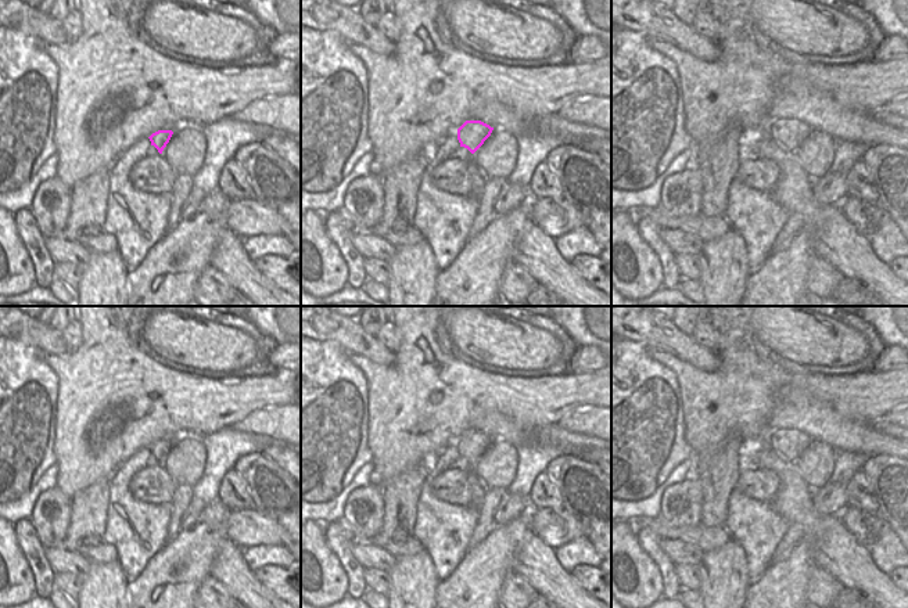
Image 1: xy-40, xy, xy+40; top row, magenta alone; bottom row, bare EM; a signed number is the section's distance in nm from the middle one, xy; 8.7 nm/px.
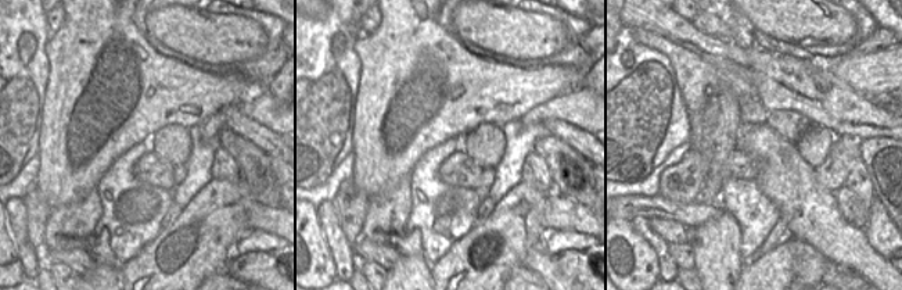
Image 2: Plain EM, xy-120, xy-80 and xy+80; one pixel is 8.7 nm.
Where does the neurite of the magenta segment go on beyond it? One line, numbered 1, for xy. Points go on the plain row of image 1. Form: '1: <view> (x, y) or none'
1: none

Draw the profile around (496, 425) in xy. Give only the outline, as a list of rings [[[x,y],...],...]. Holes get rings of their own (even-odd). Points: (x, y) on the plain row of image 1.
[[[475,413],[471,415],[471,425],[491,438],[500,438],[514,446],[521,446],[532,439],[532,427],[500,413]]]

